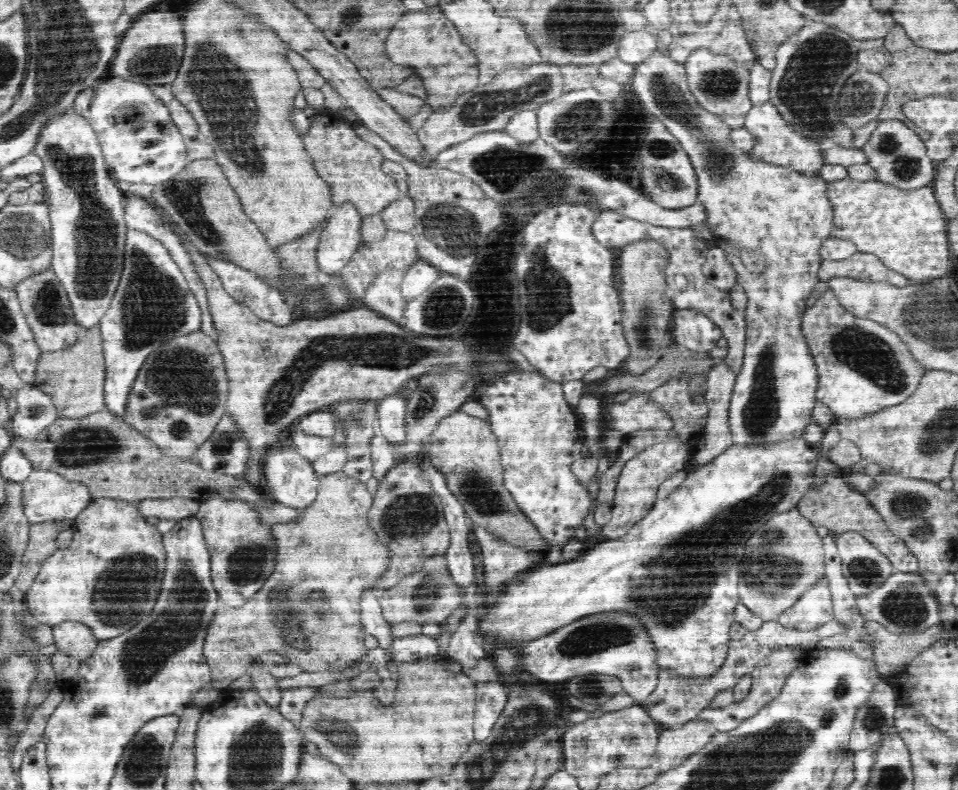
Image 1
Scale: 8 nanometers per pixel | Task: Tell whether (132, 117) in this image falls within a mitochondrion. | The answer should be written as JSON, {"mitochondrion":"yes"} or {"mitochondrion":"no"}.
{"mitochondrion":"no"}

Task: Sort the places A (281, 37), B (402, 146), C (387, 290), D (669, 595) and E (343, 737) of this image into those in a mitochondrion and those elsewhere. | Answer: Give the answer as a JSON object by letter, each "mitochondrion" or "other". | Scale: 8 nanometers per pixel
{"A":"other","B":"other","C":"other","D":"mitochondrion","E":"mitochondrion"}

